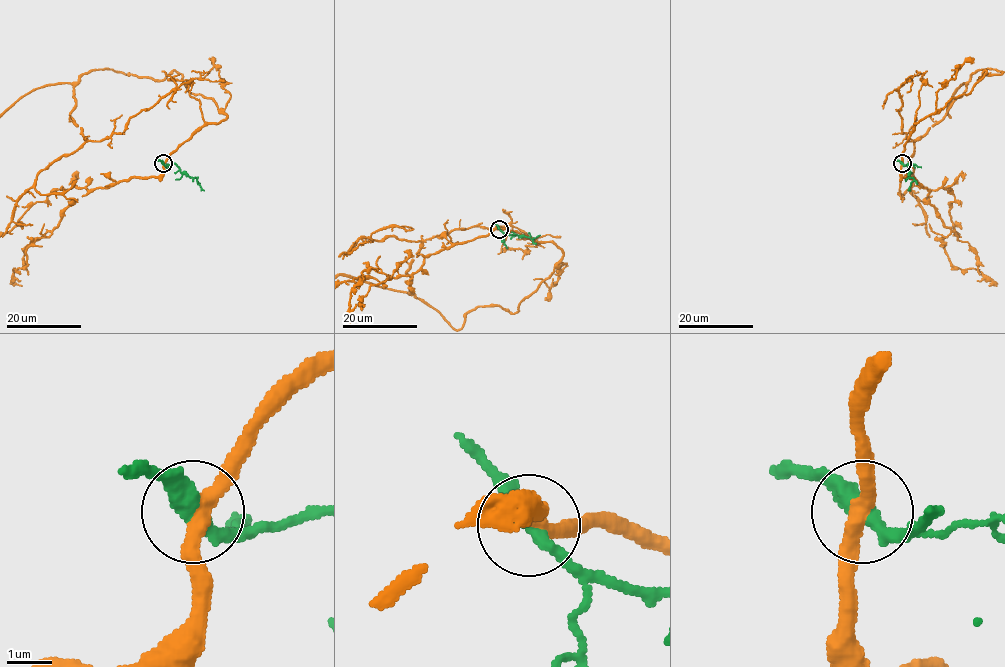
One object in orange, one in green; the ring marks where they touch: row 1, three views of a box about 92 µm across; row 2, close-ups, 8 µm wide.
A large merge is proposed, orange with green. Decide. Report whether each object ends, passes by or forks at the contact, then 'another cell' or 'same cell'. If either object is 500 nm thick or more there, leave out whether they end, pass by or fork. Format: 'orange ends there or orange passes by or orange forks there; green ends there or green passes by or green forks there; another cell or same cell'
orange passes by; green passes by; another cell

